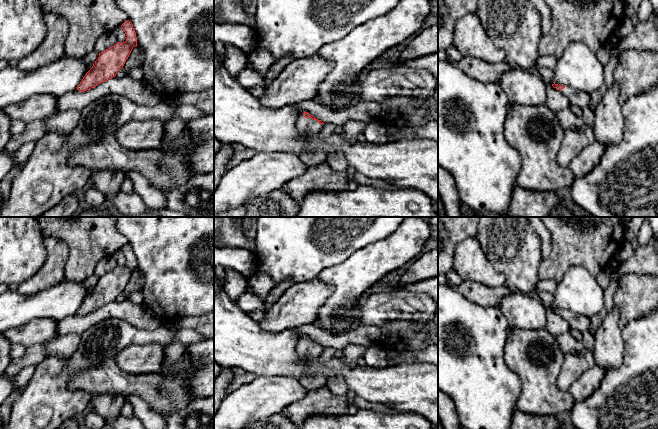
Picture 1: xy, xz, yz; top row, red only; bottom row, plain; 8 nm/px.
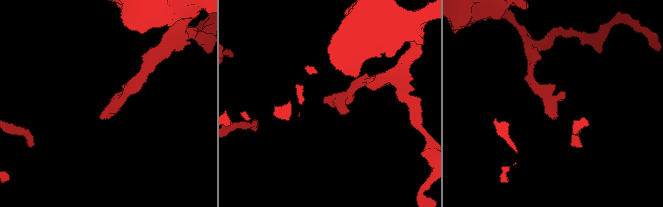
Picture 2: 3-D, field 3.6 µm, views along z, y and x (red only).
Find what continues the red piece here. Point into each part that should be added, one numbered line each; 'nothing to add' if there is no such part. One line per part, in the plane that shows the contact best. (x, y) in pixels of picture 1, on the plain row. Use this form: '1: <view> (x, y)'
1: xz (307, 350)

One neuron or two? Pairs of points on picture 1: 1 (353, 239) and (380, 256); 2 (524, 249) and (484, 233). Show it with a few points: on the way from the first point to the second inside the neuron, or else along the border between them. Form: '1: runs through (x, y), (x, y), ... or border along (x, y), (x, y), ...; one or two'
1: border along (386, 237), (366, 244), (344, 259); two
2: runs through (514, 246), (501, 233), (494, 233); one

